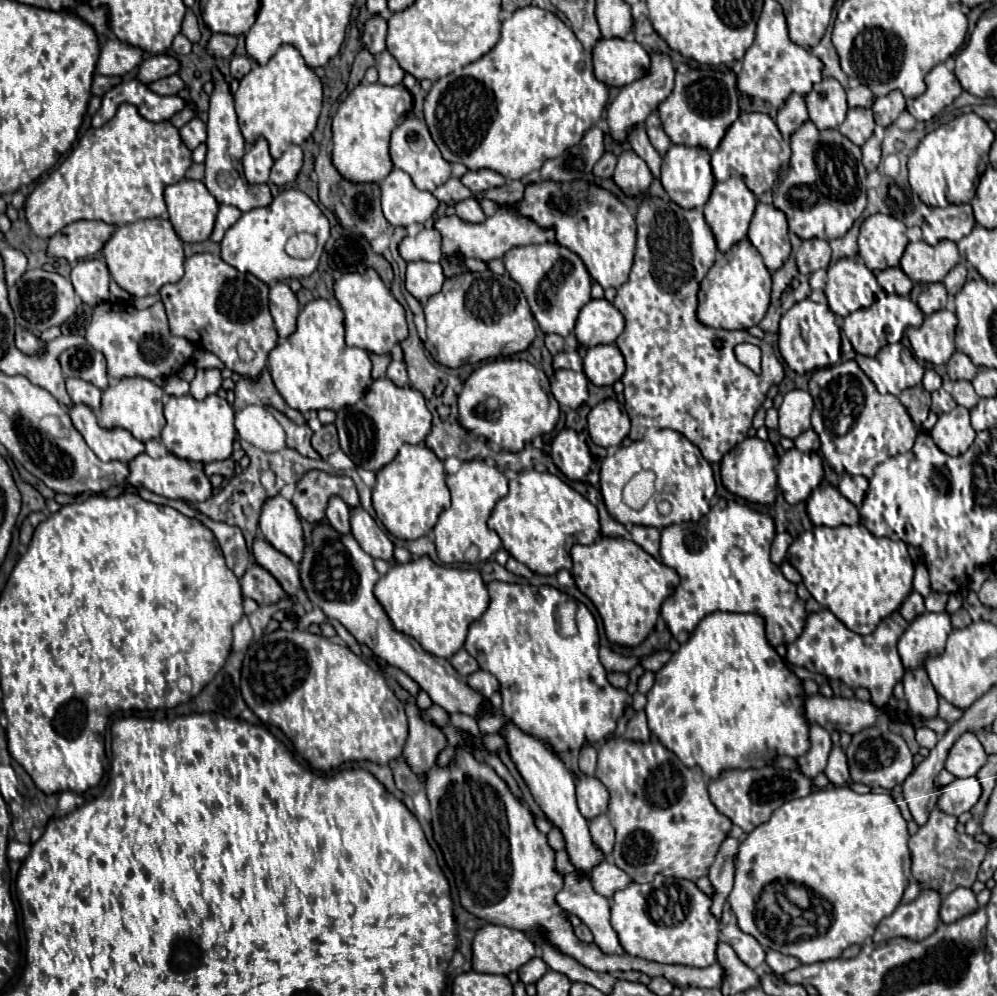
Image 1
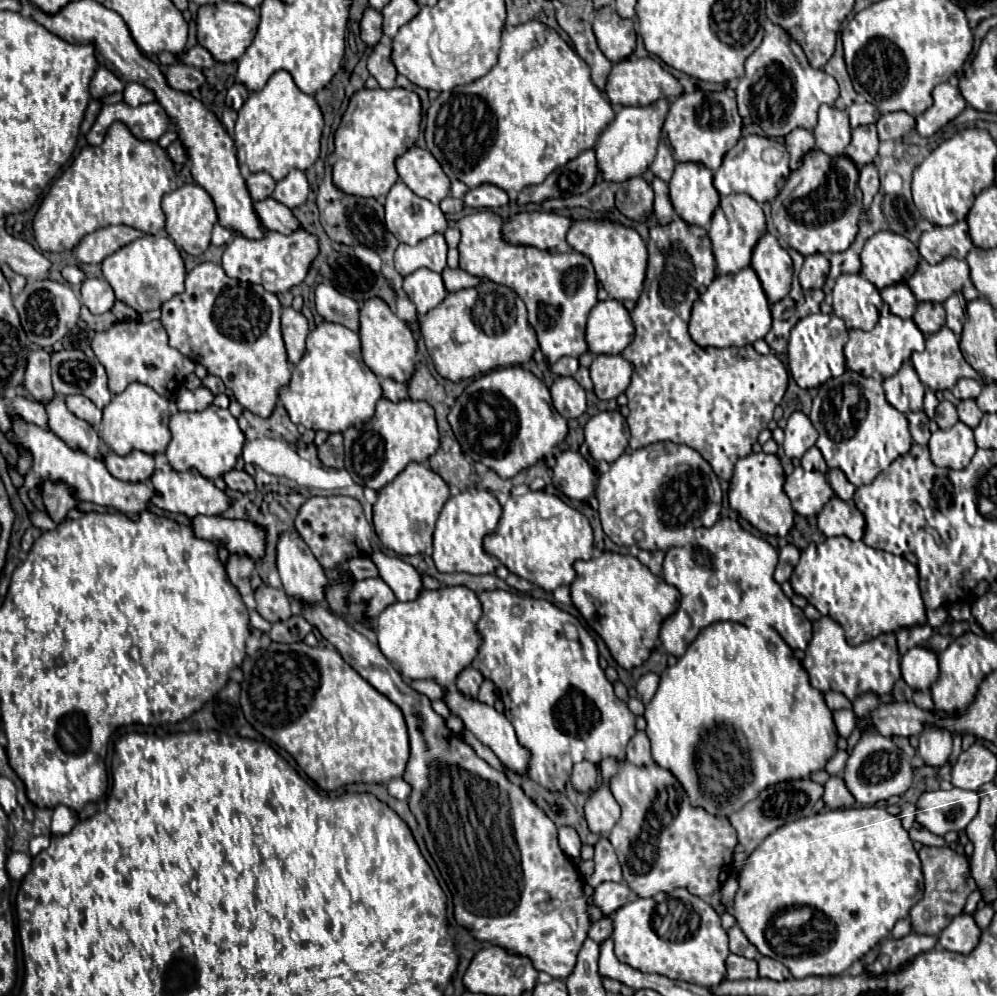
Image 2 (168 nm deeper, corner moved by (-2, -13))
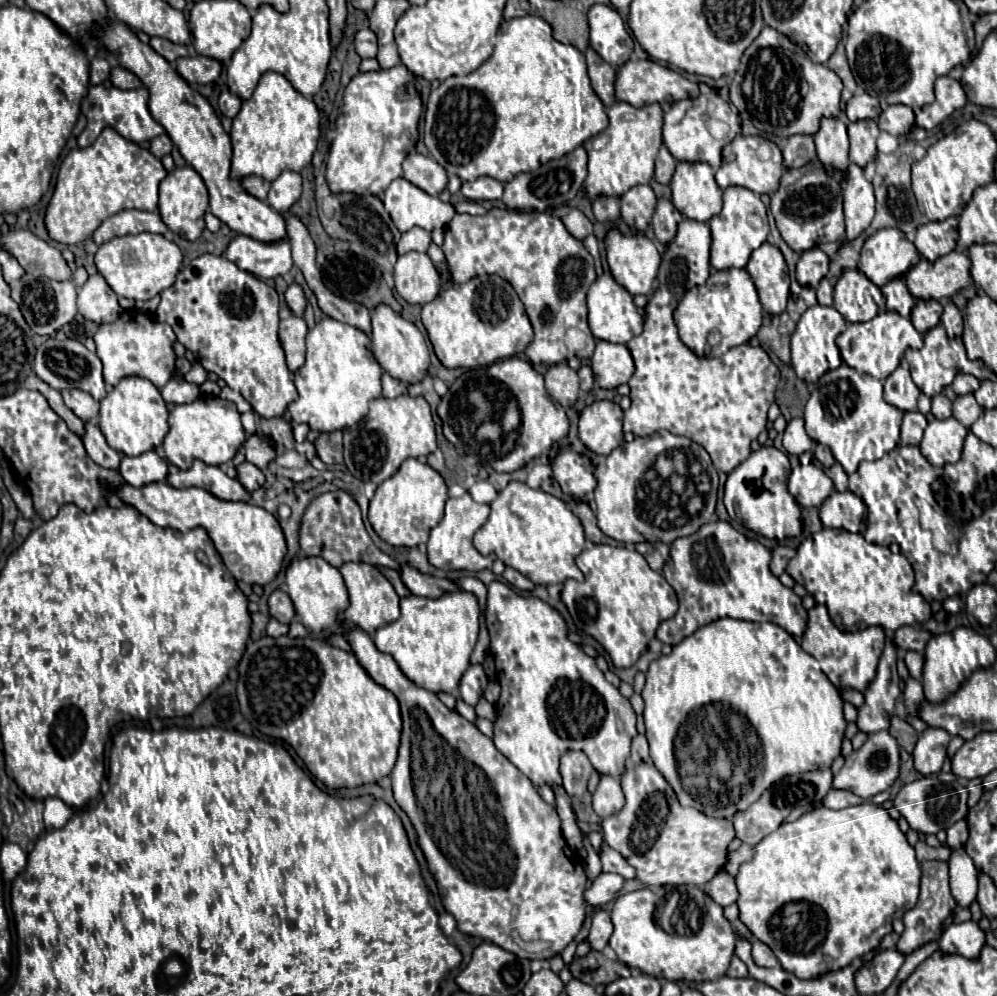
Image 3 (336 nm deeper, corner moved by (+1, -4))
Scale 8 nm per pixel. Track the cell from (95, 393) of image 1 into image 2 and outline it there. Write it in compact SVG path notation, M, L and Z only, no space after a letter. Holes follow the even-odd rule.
M69 395L65 397L67 409L71 409L71 413L75 413L75 417L91 423L95 429L101 425L102 410L97 409L87 397L83 395Z

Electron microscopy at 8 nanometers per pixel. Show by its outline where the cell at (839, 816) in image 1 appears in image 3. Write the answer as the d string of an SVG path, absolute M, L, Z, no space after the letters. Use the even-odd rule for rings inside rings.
M864 802L864 804L858 804L858 806L848 806L848 808L842 808L842 810L830 810L830 808L824 808L824 806L818 806L806 814L802 814L798 820L794 822L786 822L782 824L776 832L768 834L762 838L762 842L758 842L754 846L754 858L750 862L744 862L740 866L740 872L736 876L736 886L738 886L738 908L740 908L740 922L754 934L754 938L758 938L760 942L764 942L766 946L772 948L772 952L776 954L776 958L780 960L782 968L796 974L798 978L812 978L812 976L818 976L820 972L826 972L828 968L842 968L842 966L848 966L852 964L854 960L862 958L864 954L868 954L870 950L874 950L880 942L880 938L884 934L890 934L892 932L892 920L894 918L902 918L904 912L908 912L908 908L912 908L916 902L918 902L918 896L920 896L920 864L916 860L916 854L914 854L914 848L908 844L906 840L906 834L898 828L898 822L894 818L890 818L890 814L878 806L878 804L872 804L872 802ZM788 902L808 902L812 906L818 908L818 922L812 922L812 926L806 926L804 928L804 934L798 934L798 940L792 942L792 948L786 948L786 944L774 936L770 930L768 930L768 920L772 918L772 914L776 910L780 910L784 904Z

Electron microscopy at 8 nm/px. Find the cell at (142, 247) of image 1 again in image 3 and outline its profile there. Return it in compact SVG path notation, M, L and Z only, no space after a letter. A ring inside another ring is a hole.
M140 232L118 236L102 244L94 256L94 262L98 272L106 278L108 286L118 296L132 300L150 300L176 282L176 274L182 264L182 252L172 240L166 240L162 234Z

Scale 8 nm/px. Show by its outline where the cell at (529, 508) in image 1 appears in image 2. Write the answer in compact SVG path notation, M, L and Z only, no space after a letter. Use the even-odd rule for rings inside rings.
M527 491L525 495L509 497L495 533L483 539L483 549L497 557L517 577L545 591L553 591L575 581L573 563L577 559L593 557L593 529L585 515L565 505L559 497L545 491Z

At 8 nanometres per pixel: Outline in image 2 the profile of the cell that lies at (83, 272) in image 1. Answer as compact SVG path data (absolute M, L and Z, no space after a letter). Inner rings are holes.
M85 279L81 285L81 299L93 315L107 313L115 303L113 289L105 279Z

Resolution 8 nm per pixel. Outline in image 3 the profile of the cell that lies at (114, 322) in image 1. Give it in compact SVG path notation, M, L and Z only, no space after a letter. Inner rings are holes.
M138 310L122 312L116 322L102 324L98 328L98 332L94 334L94 342L96 354L104 364L104 380L112 386L116 386L126 376L140 376L150 380L156 388L162 388L176 372L174 352L176 334L168 324L158 322L156 318L144 312Z

